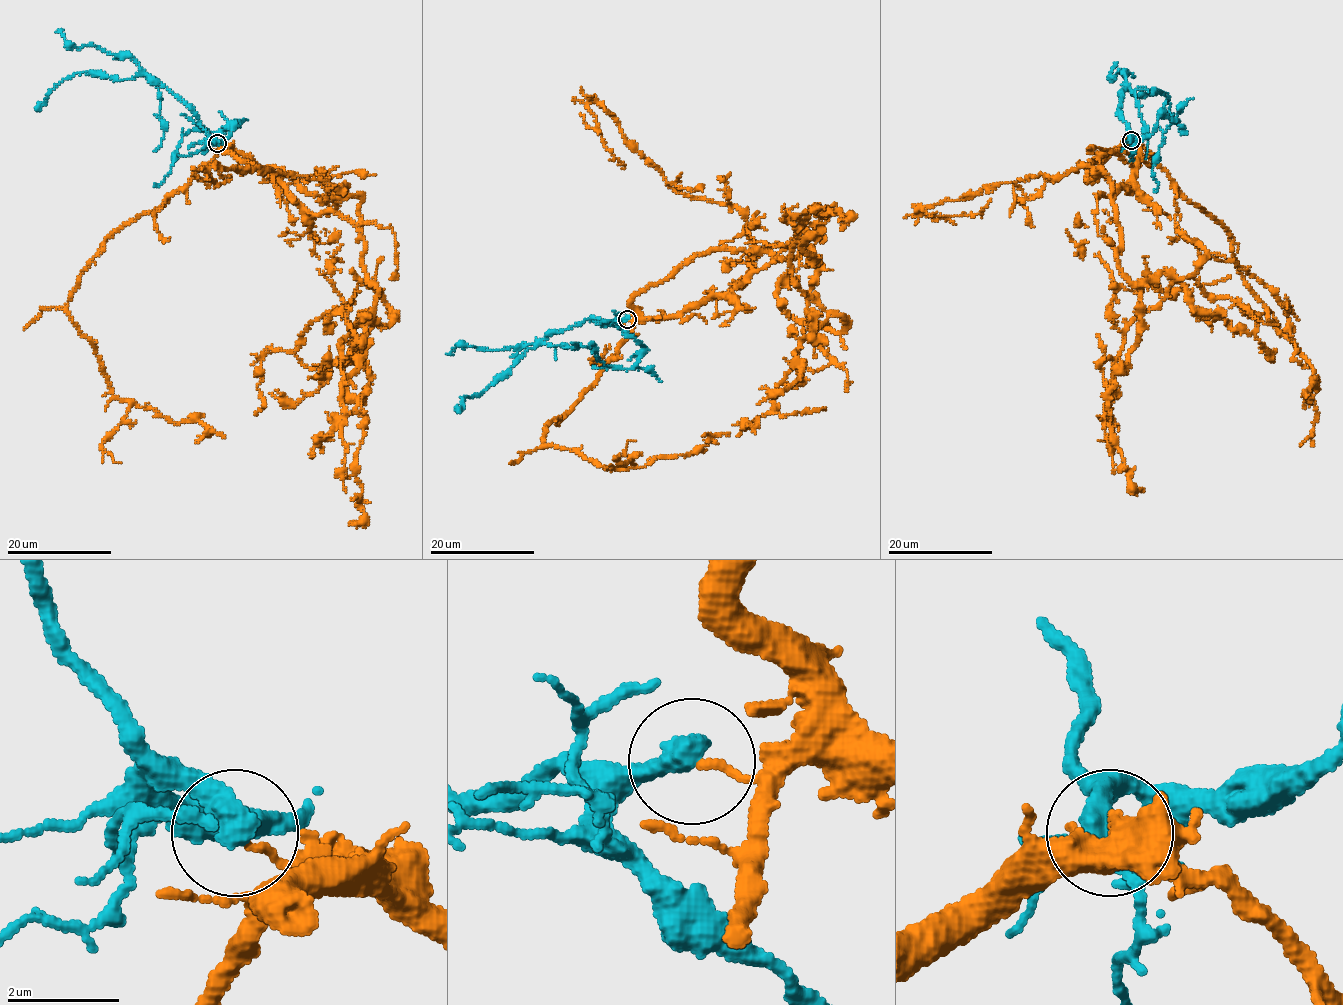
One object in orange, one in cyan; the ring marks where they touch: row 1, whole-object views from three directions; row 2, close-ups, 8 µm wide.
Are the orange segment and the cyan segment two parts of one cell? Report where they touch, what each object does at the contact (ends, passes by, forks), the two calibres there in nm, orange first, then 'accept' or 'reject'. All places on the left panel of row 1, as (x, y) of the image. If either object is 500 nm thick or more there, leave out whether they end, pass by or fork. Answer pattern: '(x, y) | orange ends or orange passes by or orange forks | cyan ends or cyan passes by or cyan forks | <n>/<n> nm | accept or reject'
(217, 143) | 110/550 nm | reject

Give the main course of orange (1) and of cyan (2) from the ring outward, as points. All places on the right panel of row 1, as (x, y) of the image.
1: (1131, 141), (1140, 331), (1110, 390), (1123, 330), (1205, 254), (1187, 240), (1288, 303), (1307, 367)
2: (1130, 141), (1128, 124), (1118, 109), (1125, 89), (1143, 97), (1164, 93), (1168, 110), (1184, 135)

